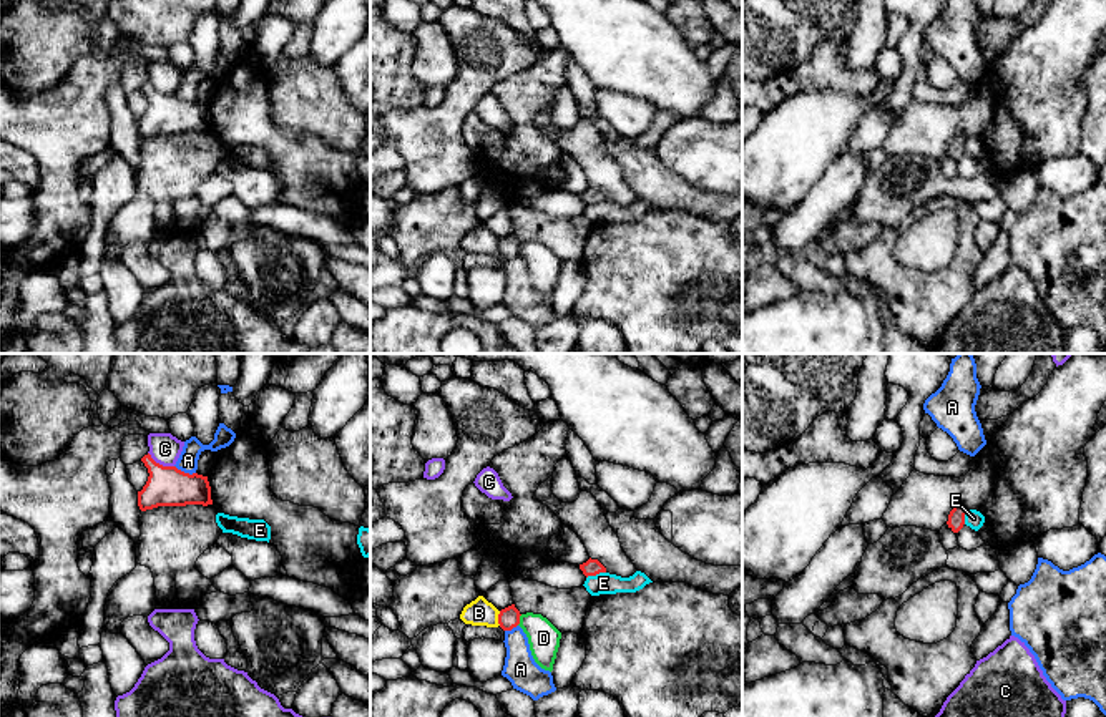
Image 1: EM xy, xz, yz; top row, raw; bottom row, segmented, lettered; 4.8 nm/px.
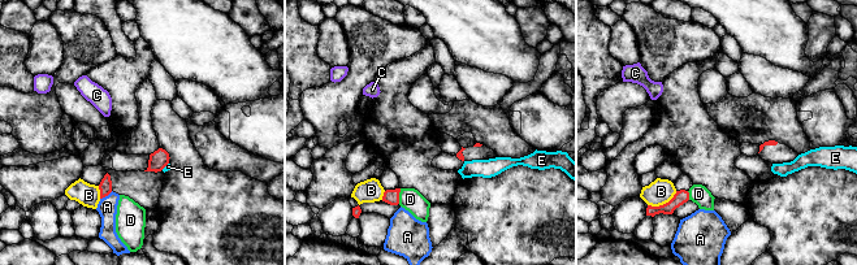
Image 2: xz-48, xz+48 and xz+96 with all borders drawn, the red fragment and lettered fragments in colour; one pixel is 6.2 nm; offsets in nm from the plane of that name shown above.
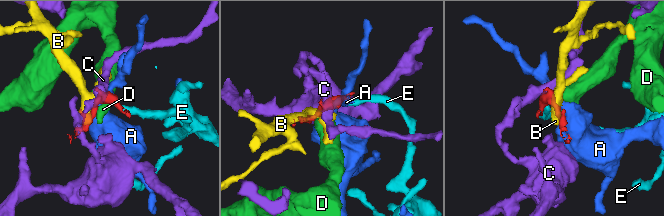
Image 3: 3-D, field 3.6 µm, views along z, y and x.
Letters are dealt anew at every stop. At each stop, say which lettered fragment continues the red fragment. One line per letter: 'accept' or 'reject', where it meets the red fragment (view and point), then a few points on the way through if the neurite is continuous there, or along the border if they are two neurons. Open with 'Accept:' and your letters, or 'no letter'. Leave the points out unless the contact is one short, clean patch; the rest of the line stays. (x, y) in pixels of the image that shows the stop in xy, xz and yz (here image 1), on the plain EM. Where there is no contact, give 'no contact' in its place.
Accept: no letter
A: reject | xy (183, 100) | along xy (175, 93), (195, 102)
B: reject | xz (499, 246)
C: reject | xy (158, 92) | along xy (148, 80), (156, 90), (173, 95)
D: reject | xz (518, 248) | along xz (522, 243), (517, 253)
E: reject | xz (595, 203) | along xz (605, 199), (587, 206)

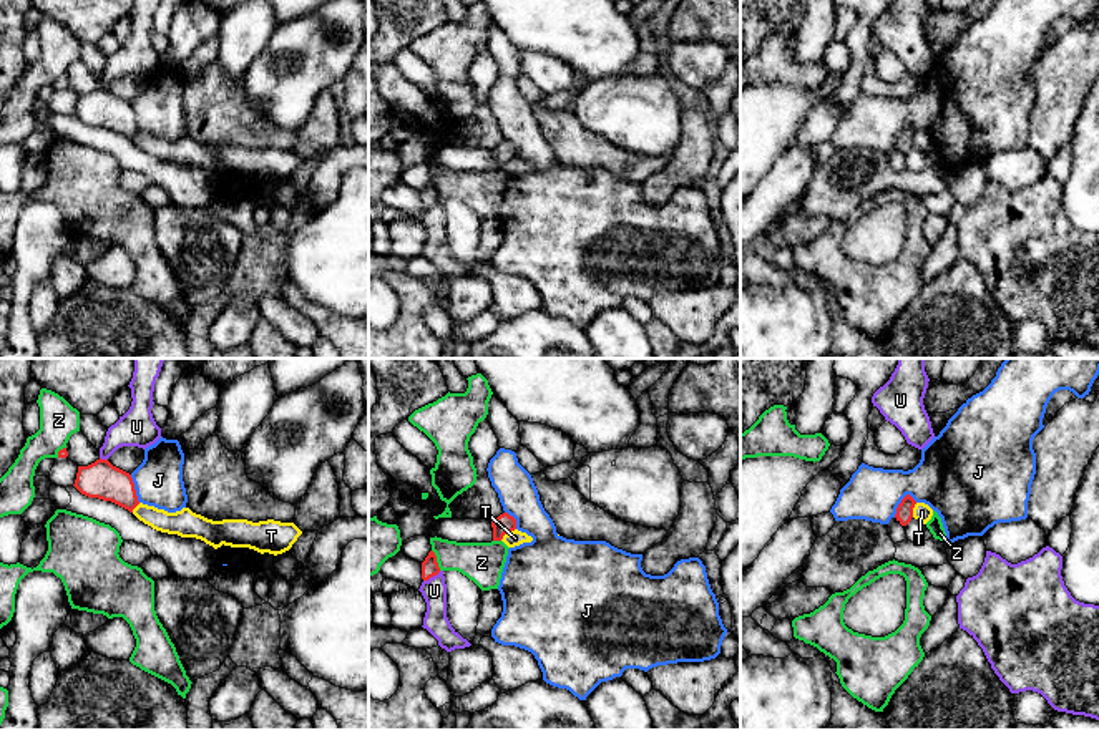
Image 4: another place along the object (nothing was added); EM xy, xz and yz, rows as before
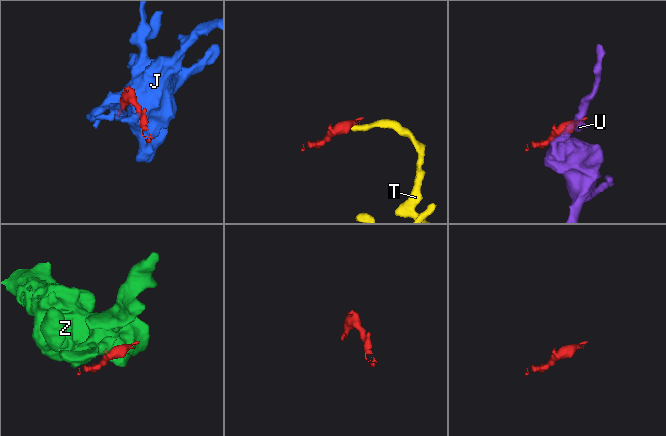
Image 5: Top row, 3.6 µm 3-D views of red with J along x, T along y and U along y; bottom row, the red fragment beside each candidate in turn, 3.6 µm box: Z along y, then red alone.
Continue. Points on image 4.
Accept: no letter
J: reject | yz (898, 133) | along yz (908, 121), (893, 145)
T: reject | xz (507, 161) | along xz (515, 156), (500, 168)
U: reject | xz (432, 204) | along xz (440, 199), (424, 209)
Z: reject | xz (435, 188)

